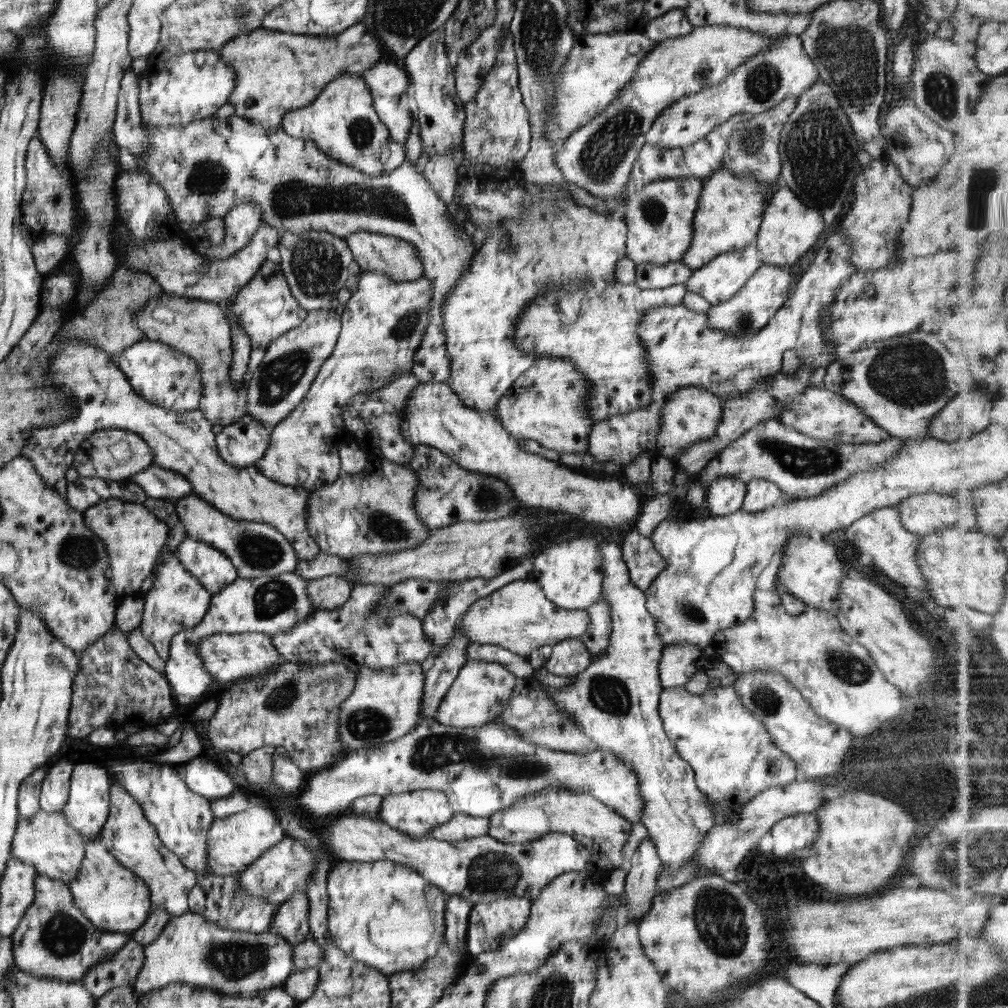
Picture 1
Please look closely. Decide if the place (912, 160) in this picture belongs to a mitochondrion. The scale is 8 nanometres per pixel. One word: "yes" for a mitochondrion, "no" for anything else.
no

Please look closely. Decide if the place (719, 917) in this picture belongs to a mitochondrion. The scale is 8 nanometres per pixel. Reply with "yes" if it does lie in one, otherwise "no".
yes

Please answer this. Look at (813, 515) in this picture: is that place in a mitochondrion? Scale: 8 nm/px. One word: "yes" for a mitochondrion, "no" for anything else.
no

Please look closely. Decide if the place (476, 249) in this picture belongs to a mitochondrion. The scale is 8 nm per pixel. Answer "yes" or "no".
no

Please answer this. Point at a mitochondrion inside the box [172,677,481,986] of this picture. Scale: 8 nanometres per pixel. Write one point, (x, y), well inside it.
(237, 959)

